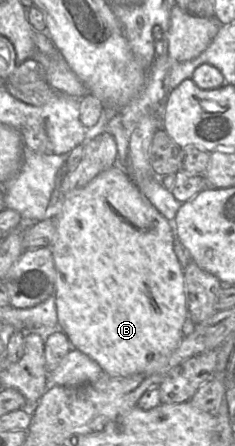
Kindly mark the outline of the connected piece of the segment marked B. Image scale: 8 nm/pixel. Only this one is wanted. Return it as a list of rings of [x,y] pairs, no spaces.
[[[118,160],[117,164],[98,174],[85,186],[68,193],[59,216],[54,219],[56,219],[56,233],[50,248],[56,270],[55,297],[58,328],[67,335],[72,348],[88,355],[111,376],[126,377],[159,372],[183,339],[183,327],[188,319],[184,272],[174,252],[173,235],[168,220],[142,194]]]

